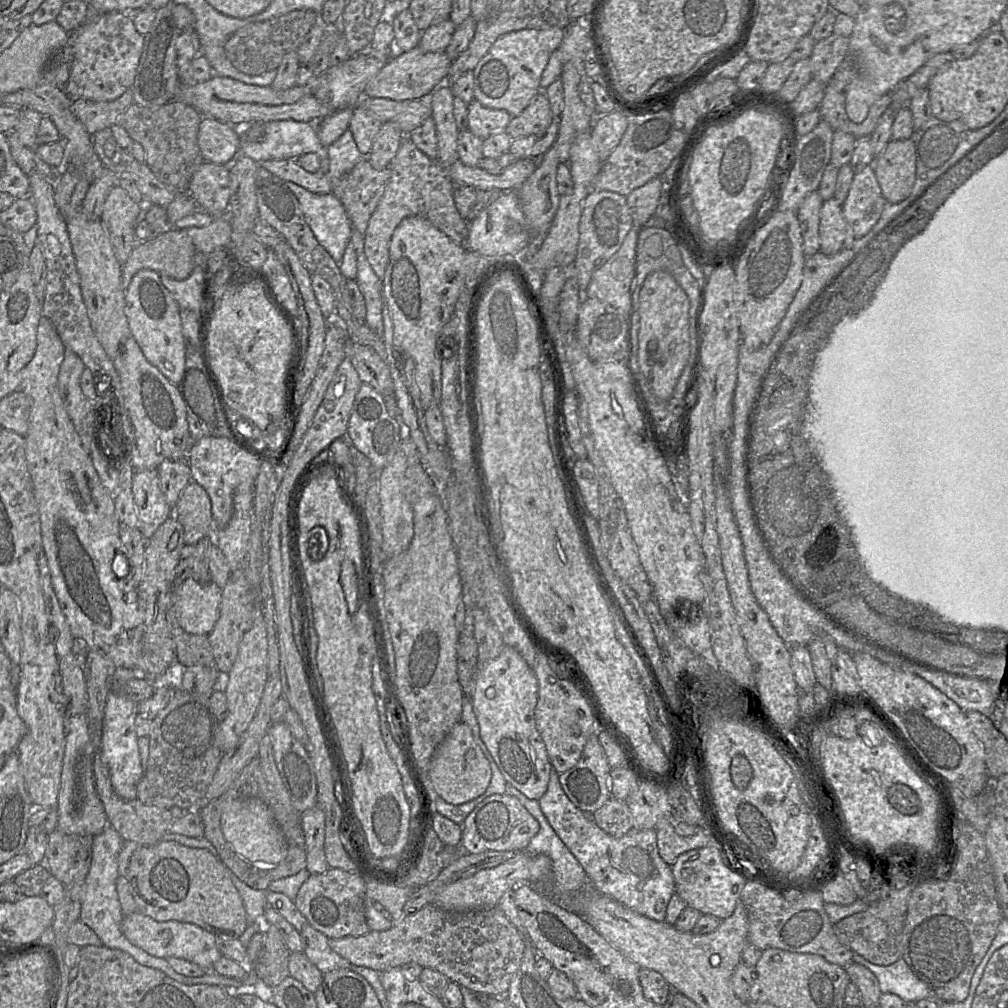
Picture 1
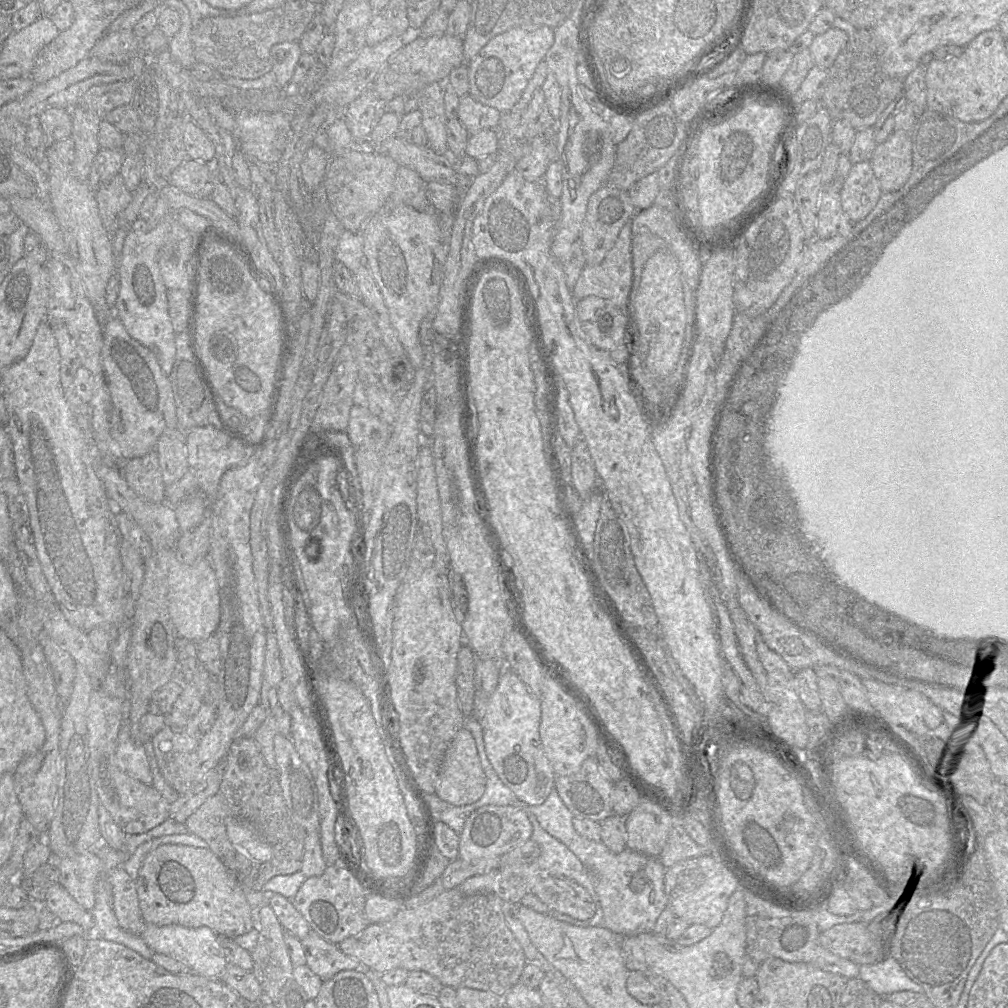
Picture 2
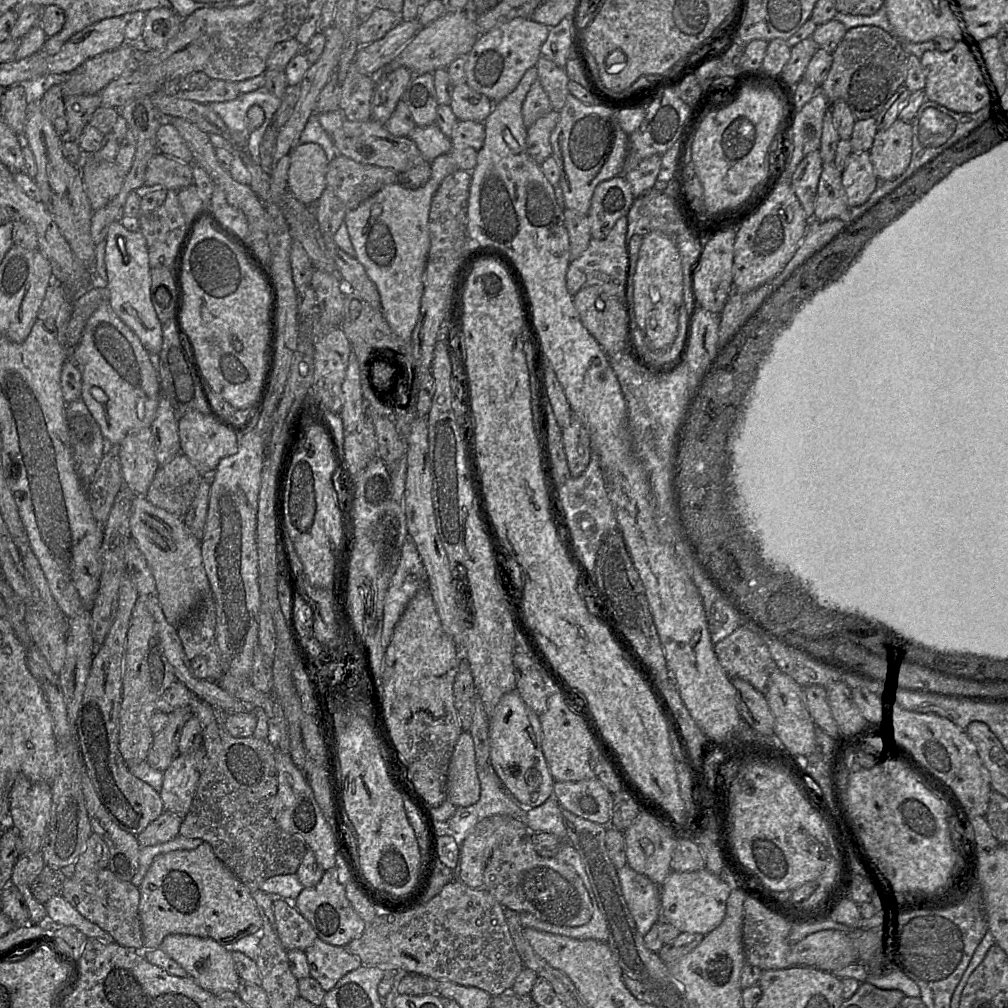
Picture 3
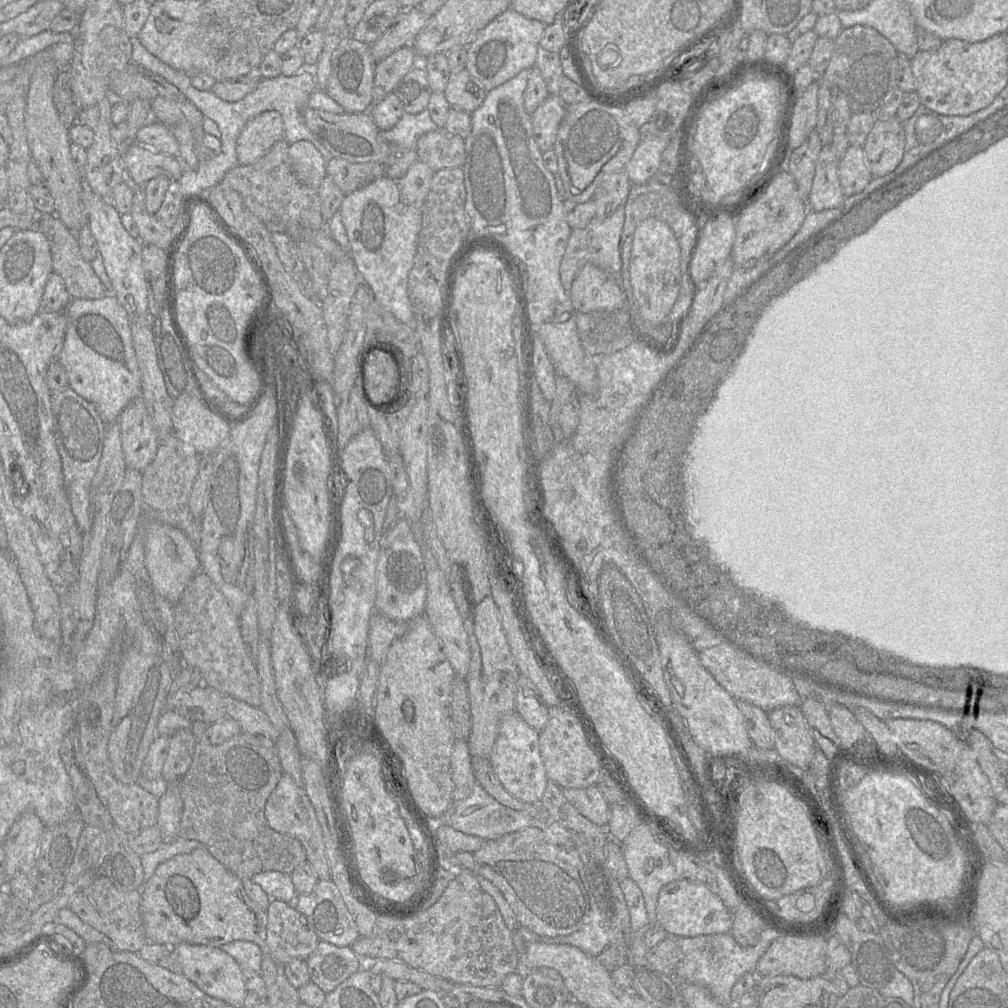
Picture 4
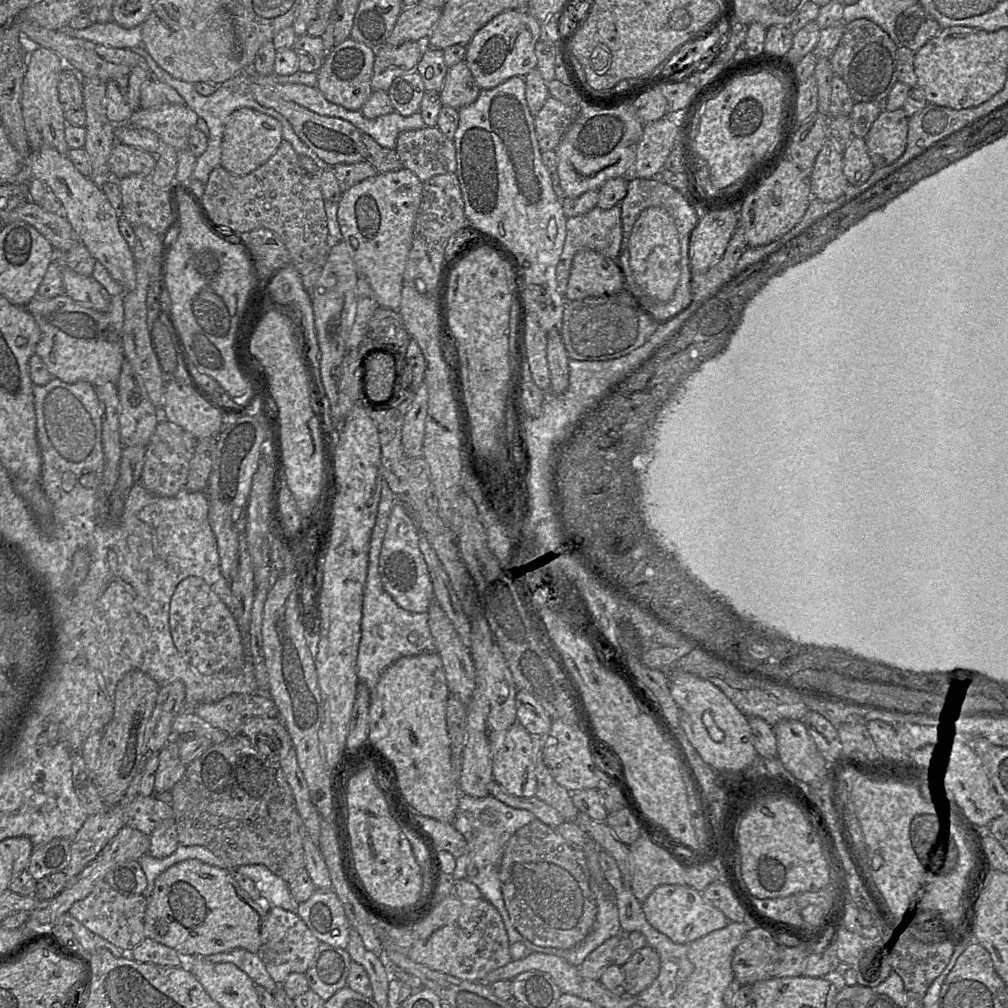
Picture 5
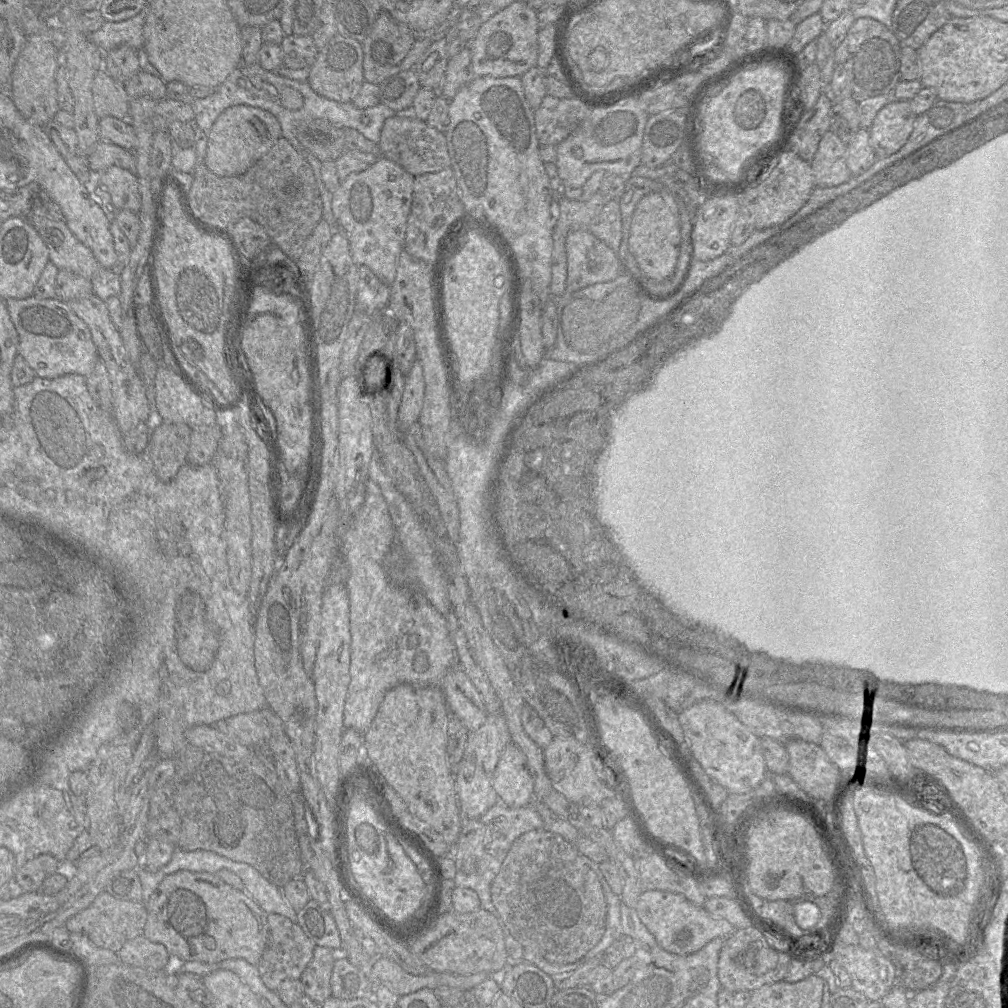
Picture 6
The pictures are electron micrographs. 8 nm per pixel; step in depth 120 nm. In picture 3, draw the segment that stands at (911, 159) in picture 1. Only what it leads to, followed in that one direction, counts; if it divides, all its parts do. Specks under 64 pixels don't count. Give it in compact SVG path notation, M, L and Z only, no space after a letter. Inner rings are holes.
M896 119L887 129L878 130L869 150L876 179L892 181L907 168L911 157L911 128Z

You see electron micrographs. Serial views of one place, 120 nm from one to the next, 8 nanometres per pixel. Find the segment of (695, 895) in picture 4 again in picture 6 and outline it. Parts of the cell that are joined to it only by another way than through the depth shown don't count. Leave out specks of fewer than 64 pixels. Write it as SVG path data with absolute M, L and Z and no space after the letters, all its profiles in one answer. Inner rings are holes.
M662 890L643 891L635 908L641 922L667 952L689 955L699 951L717 937L728 937L735 927L727 920L711 915L704 907L688 901L684 895Z

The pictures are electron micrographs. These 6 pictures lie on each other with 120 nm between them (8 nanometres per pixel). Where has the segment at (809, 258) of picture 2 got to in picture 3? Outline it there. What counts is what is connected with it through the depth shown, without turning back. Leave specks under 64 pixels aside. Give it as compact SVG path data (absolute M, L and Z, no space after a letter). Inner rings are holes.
M811 218L806 233L793 257L776 276L766 283L772 283L774 286L779 286L807 255L830 239L842 228L843 224L844 222L840 219L830 219L819 222Z

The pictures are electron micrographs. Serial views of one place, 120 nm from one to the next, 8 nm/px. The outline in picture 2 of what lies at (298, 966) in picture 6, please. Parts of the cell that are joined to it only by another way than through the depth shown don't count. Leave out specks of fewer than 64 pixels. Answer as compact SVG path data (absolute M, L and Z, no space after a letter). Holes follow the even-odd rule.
M269 894L268 904L274 911L284 931L302 940L310 933L310 926L295 908L291 899L287 899L281 894Z

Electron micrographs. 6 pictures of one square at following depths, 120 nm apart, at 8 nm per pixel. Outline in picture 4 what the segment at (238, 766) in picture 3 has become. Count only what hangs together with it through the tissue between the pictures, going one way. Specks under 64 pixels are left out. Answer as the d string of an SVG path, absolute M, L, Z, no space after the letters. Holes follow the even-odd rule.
M202 722L191 724L196 744L191 766L179 780L183 811L178 836L200 842L215 859L241 880L250 880L254 875L265 871L291 875L307 861L305 850L296 838L273 830L265 817L266 802L283 774L276 747L266 746L258 737L246 733L213 745L207 737L207 728L208 725Z

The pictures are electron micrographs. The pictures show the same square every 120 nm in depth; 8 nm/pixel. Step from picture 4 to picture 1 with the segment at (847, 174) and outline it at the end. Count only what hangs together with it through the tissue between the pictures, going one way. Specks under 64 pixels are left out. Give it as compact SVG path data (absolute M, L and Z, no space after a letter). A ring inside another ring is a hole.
M873 165L855 172L842 204L843 216L855 238L863 237L872 229L879 220L885 203Z

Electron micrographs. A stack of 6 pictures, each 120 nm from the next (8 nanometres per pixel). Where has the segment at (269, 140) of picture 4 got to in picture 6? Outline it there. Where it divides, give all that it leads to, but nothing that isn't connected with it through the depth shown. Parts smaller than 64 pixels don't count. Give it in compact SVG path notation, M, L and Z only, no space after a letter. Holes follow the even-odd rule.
M249 105L231 106L219 115L212 125L203 163L217 176L242 175L281 137L281 125L270 112Z

